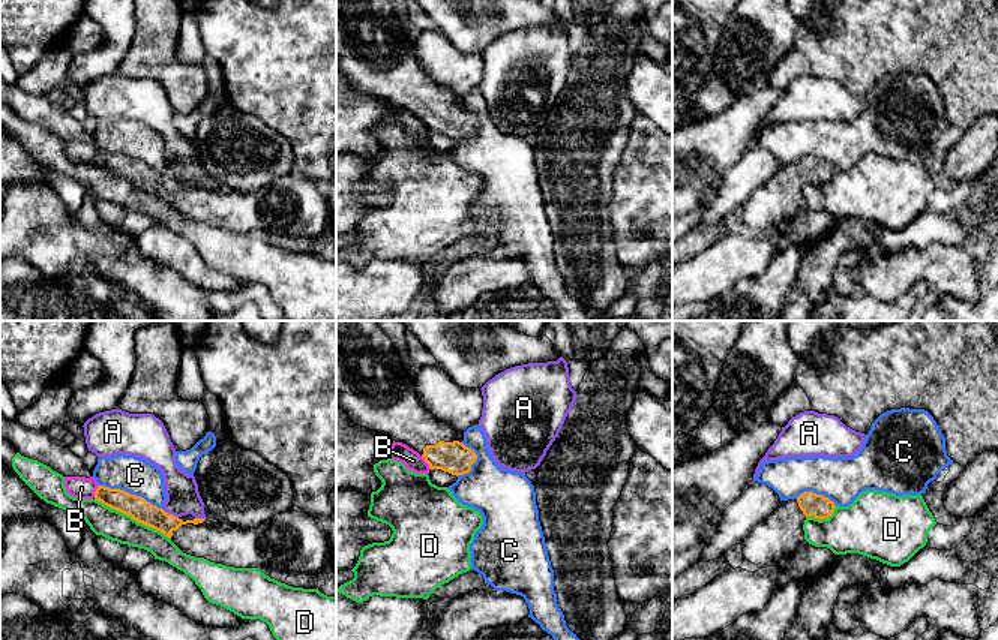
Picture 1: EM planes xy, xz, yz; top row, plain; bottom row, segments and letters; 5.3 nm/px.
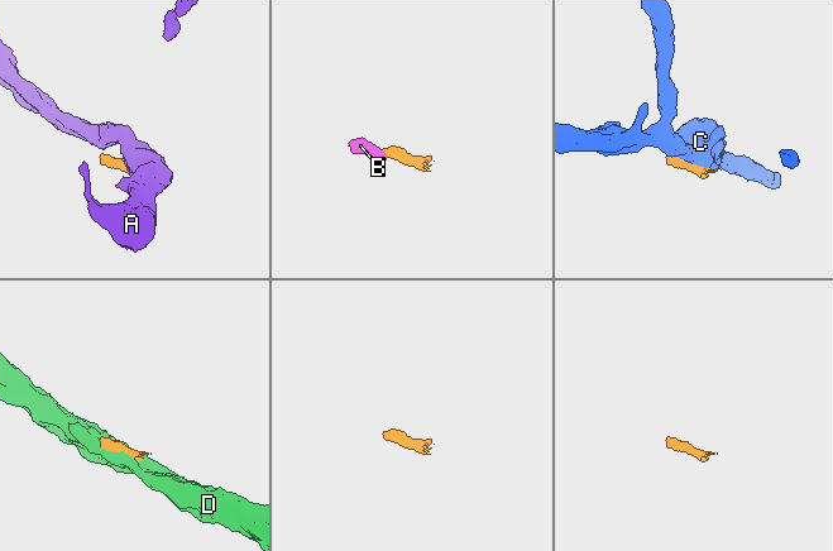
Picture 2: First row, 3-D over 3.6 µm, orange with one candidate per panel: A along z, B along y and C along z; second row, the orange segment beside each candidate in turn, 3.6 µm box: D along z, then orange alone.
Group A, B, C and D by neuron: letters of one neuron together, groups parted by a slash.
A / B / C / D

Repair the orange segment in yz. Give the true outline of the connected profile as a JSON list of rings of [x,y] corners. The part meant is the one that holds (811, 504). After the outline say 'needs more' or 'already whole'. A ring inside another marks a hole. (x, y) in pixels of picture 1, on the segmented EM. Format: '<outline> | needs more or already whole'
[[[813,492],[780,501],[780,505],[741,543],[744,561],[758,568],[777,567],[804,541],[804,520],[810,516],[828,519],[834,508],[833,501]]] | needs more

